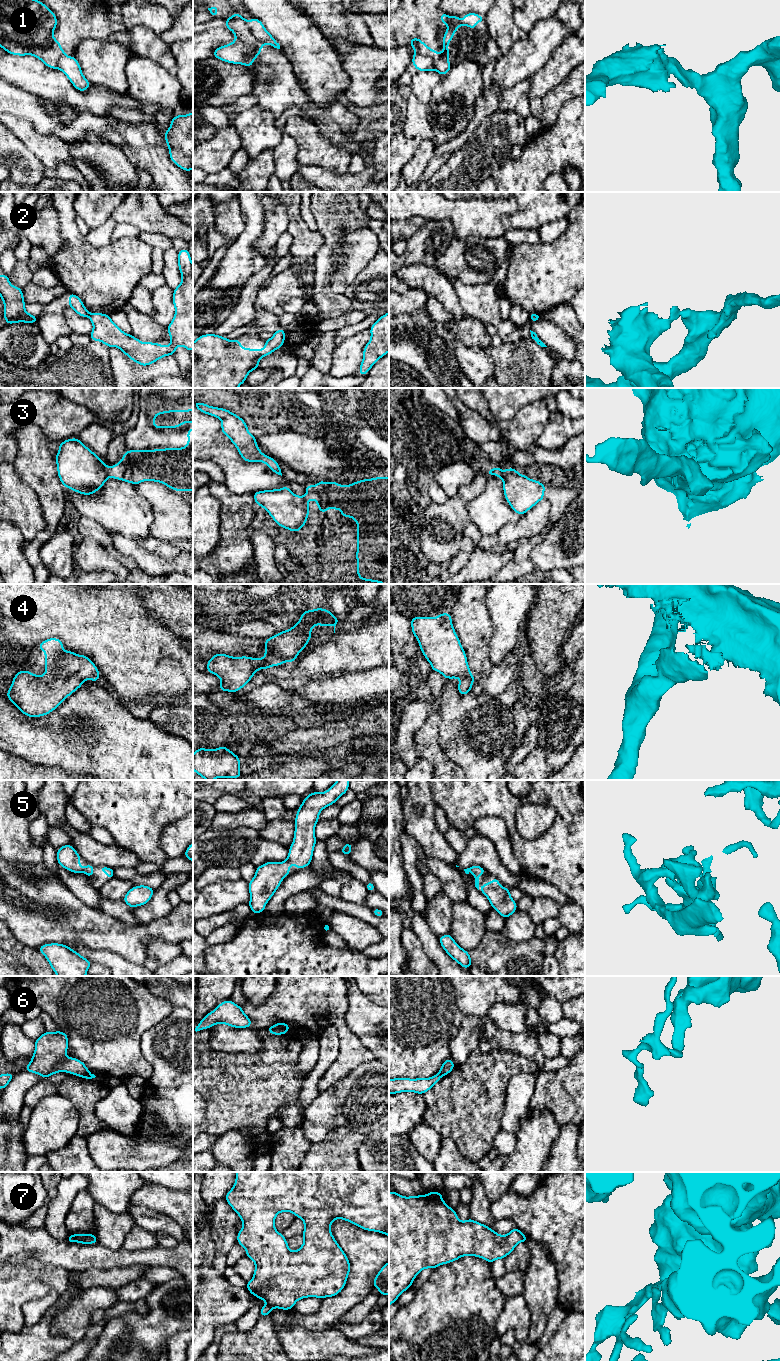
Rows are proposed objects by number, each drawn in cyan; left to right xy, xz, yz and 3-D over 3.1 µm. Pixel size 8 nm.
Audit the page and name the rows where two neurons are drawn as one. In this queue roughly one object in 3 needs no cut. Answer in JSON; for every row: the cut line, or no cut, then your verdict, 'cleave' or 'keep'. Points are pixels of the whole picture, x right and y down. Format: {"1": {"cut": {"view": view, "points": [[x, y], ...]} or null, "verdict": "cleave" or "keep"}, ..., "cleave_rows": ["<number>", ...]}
{"1": {"cut": {"view": "yz", "points": [[415, 52], [426, 55], [431, 60], [434, 69]]}, "verdict": "cleave"}, "2": {"cut": {"view": "xy", "points": [[90, 313], [88, 316]]}, "verdict": "cleave"}, "3": {"cut": {"view": "xy", "points": [[107, 467], [110, 476]]}, "verdict": "cleave"}, "4": {"cut": null, "verdict": "keep"}, "5": {"cut": null, "verdict": "keep"}, "6": {"cut": {"view": "yz", "points": [[438, 1073], [441, 1076]]}, "verdict": "cleave"}, "7": {"cut": {"view": "xz", "points": [[268, 1304], [272, 1308]]}, "verdict": "cleave"}, "cleave_rows": ["1", "2", "3", "6", "7"]}

